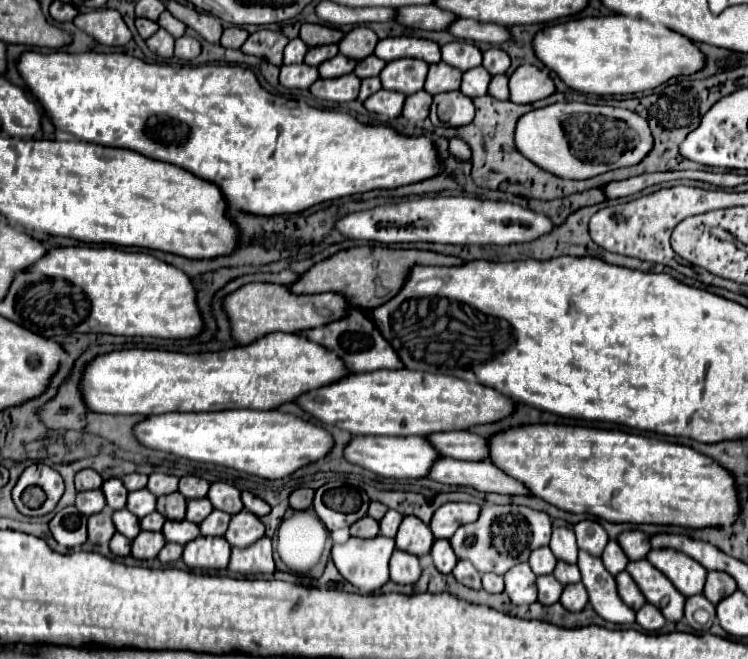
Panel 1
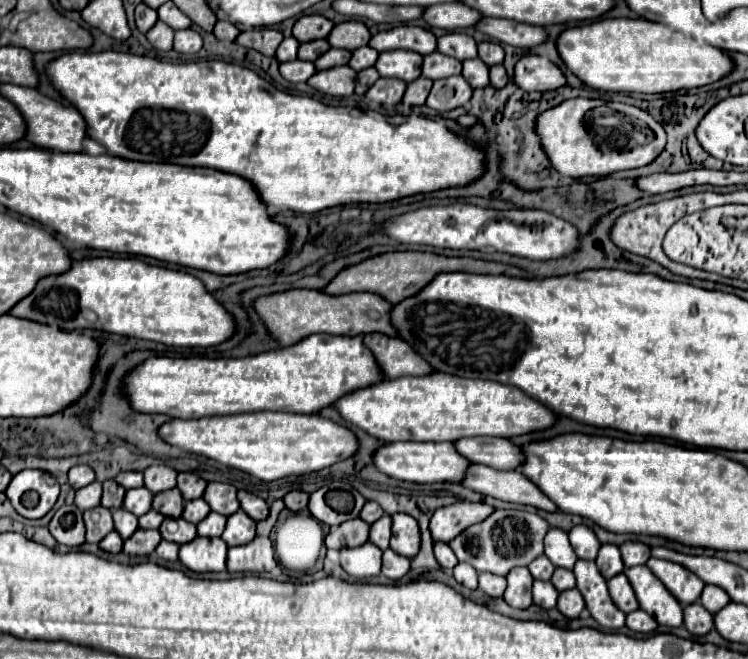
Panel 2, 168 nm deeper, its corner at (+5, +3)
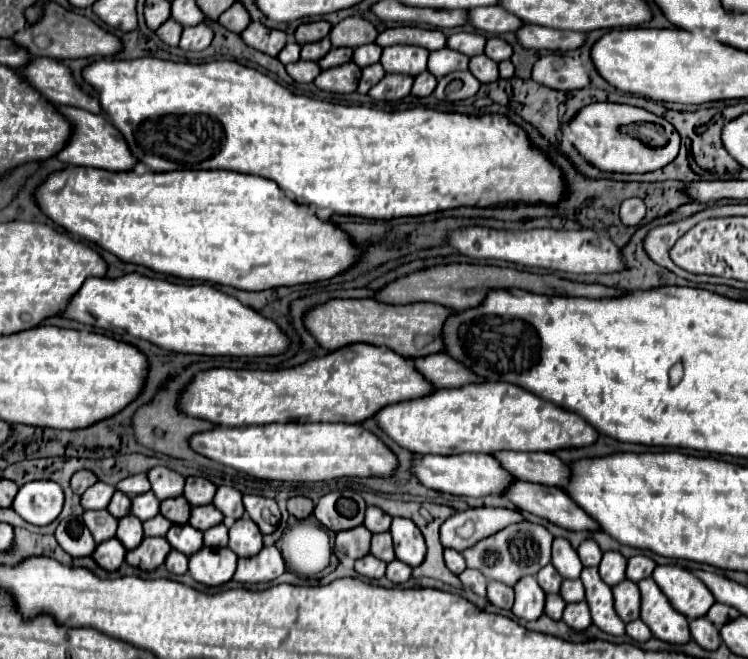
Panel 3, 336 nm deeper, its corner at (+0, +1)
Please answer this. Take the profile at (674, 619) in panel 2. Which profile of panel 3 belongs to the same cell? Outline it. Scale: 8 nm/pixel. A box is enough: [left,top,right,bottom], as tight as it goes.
[638,577,690,643]

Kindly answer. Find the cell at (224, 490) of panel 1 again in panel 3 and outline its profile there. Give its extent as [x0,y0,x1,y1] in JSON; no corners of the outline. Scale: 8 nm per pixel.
[212,487,244,523]

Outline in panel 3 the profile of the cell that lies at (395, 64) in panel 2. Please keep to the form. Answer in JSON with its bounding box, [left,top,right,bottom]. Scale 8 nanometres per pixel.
[380,45,428,77]

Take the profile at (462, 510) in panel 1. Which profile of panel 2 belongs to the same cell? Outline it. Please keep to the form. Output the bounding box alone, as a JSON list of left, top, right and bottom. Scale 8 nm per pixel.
[431,501,495,543]

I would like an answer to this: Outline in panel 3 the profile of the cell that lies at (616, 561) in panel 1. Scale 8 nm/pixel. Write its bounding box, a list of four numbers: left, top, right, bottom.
[600,551,626,587]

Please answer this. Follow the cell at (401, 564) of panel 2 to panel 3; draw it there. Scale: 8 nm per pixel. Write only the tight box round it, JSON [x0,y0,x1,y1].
[386,559,412,583]

